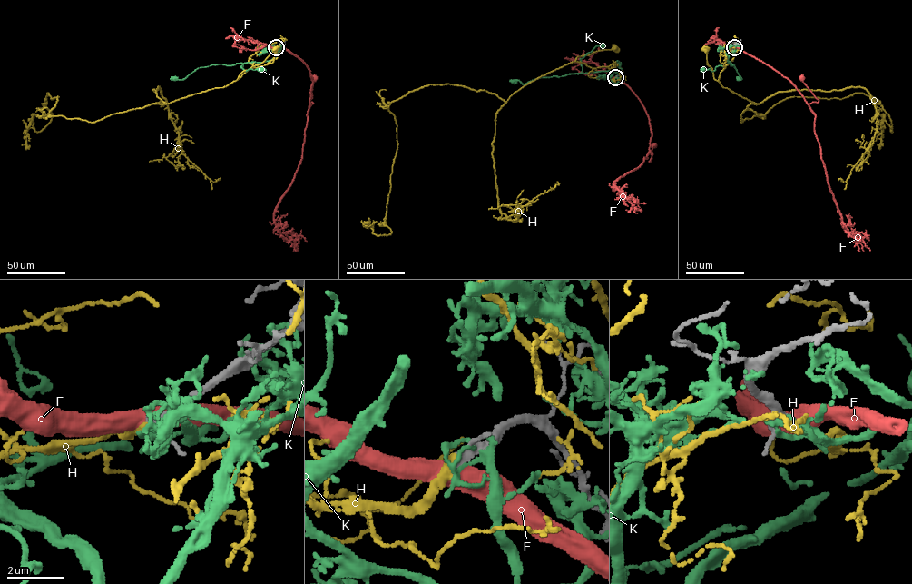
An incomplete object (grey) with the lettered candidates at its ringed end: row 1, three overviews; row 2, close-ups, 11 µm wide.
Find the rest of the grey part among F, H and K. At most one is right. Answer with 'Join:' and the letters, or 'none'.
Join: H

